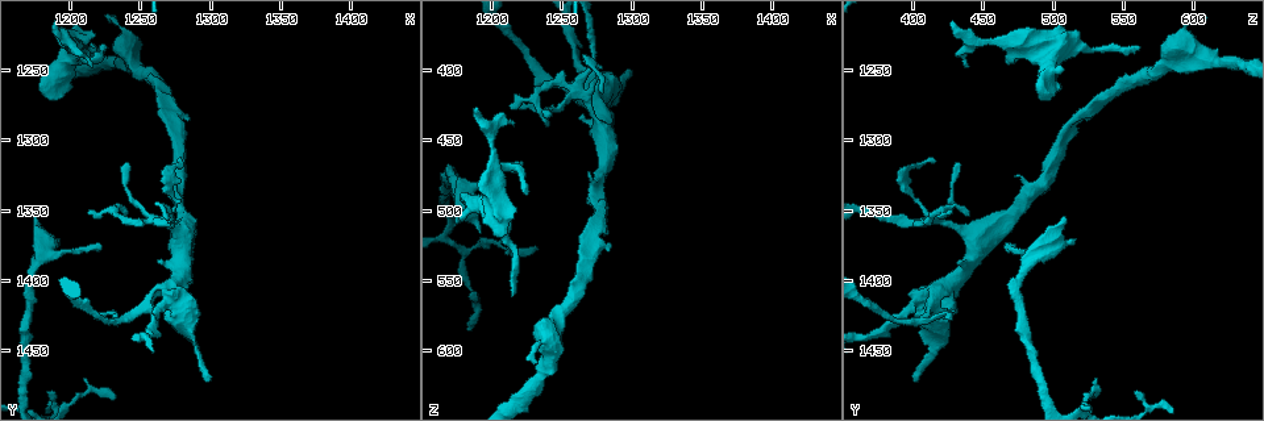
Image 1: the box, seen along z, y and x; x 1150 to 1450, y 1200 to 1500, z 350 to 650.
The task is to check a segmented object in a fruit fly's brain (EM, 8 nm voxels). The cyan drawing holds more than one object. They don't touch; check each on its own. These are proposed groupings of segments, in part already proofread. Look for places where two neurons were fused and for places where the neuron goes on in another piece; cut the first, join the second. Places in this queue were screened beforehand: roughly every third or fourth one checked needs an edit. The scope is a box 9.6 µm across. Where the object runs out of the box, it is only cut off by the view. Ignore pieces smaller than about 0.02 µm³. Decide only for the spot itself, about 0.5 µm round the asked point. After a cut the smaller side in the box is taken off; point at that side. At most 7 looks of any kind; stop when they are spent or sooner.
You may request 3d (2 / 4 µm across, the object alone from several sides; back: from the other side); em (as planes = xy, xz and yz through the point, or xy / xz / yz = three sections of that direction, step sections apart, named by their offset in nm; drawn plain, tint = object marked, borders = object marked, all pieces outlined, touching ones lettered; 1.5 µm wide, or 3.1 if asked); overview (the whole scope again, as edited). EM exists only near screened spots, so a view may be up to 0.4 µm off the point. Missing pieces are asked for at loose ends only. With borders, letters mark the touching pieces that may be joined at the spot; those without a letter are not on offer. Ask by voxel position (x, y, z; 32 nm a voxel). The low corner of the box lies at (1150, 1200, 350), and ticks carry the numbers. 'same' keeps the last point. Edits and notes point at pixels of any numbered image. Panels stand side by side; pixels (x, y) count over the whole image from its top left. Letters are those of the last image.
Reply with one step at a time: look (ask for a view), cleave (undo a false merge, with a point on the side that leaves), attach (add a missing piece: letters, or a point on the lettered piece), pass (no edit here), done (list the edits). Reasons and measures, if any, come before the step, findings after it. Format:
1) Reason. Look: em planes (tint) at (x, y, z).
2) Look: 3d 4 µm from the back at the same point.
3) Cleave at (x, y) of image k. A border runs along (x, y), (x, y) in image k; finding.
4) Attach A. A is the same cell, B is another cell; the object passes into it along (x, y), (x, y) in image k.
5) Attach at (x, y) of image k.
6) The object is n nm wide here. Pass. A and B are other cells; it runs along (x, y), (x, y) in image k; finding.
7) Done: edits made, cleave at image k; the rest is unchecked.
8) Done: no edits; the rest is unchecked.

Tapers out. Look: em xz step 4 (tint) at (1300, 1472, 400).

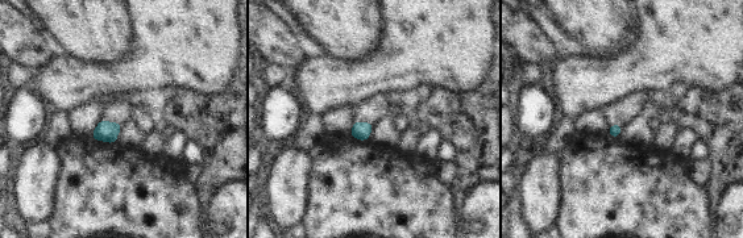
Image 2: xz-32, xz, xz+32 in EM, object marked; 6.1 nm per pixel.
Another direction. Look: em planes (borders) at the same point.

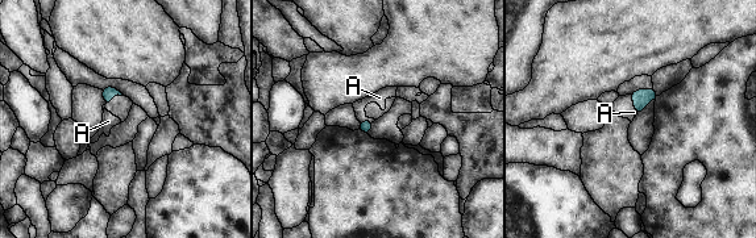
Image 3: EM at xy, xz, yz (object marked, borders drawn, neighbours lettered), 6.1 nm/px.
Attach A. A is the same cell; the neuron continues.

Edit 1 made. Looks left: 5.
See it whole again. Look: overview.

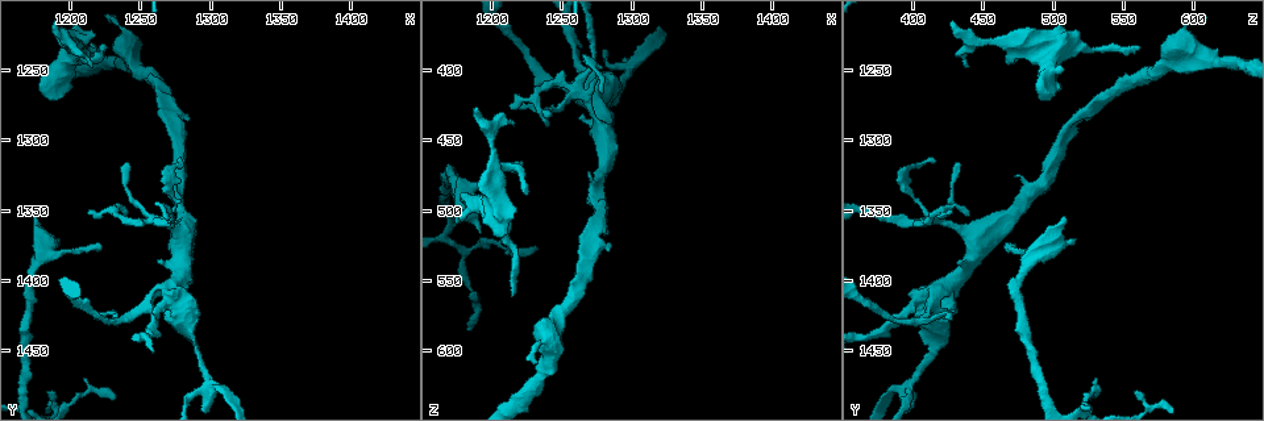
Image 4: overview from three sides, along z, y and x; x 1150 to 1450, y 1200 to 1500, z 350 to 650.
Thin end. Look: 3d 4 µm at (1222, 1374, 466).

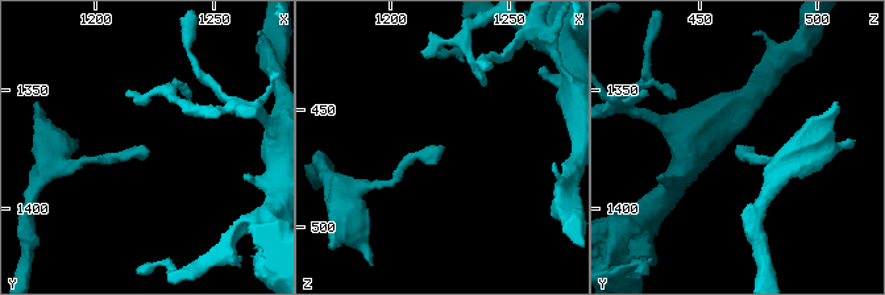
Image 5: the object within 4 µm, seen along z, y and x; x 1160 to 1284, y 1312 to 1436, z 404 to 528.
Look: em planes (plain) at (1221, 1375, 466).

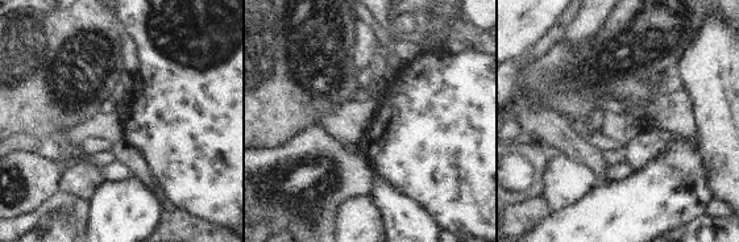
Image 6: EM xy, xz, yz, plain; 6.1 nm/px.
What lies round it. Look: em planes (borders) at the same point.

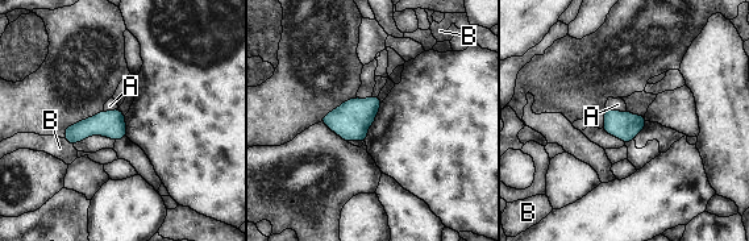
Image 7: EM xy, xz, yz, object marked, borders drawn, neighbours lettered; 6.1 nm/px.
Pass. A and B are other cells; no lettered piece goes on from it.

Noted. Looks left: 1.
Thick end. Look: em planes (borders) at (1186, 1270, 490).

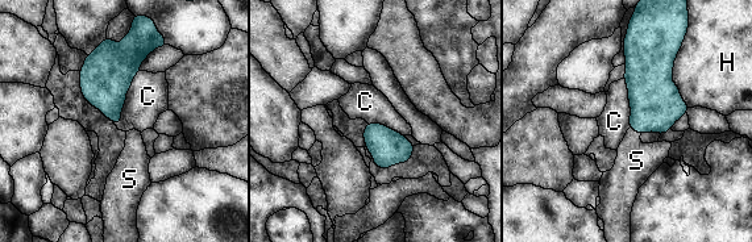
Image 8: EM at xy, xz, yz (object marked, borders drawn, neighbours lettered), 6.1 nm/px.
Attach S. S is the same cell, C and H are other cells; the object passes into it along (656, 104), (635, 130), (636, 161) in image 8; it goes on there.

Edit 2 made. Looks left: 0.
Done: edits made, attach at image 3, attach at image 8; the rest is unchecked.

